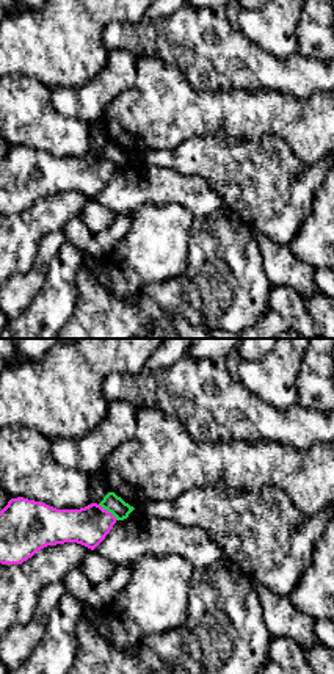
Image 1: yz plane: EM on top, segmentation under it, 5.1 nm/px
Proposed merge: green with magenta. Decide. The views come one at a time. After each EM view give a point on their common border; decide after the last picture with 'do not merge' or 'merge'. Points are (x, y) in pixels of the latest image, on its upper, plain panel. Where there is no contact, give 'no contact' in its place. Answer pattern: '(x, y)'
(108, 160)

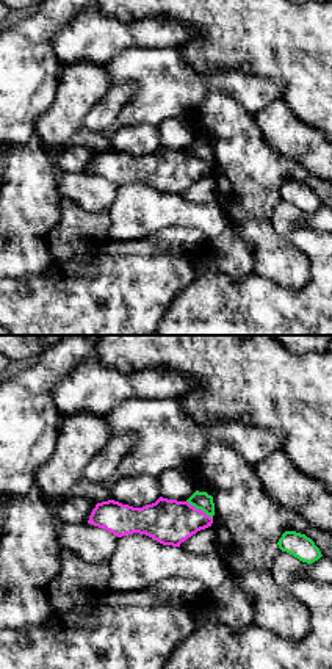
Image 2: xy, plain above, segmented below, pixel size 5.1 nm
(199, 157)

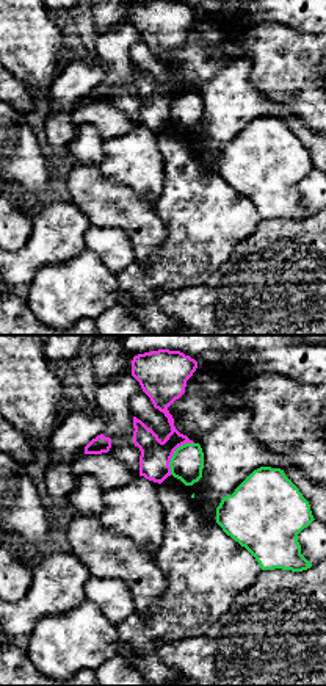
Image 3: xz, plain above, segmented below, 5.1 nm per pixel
(174, 102)

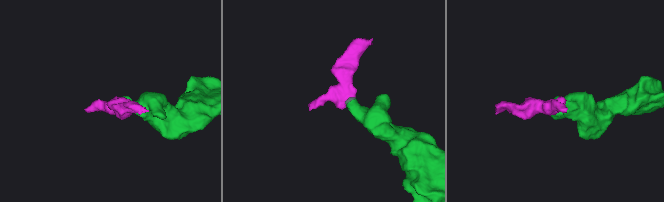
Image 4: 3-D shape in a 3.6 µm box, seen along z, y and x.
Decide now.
do not merge

